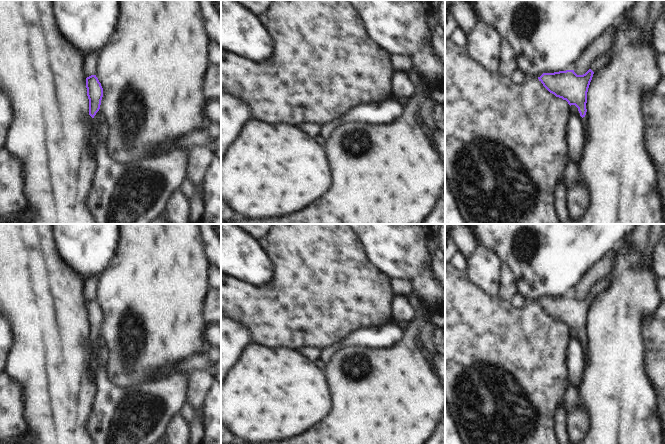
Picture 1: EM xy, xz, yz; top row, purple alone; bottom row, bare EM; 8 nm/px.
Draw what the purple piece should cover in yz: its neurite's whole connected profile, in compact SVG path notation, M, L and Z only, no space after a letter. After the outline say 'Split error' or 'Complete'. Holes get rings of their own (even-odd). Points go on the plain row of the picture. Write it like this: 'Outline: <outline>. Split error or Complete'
Outline: M608 275L599 280L591 288L591 292L583 299L577 299L574 294L559 295L554 297L543 297L538 301L543 310L556 321L566 324L568 328L575 329L582 341L583 354L585 356L585 367L589 355L588 342L585 340L587 333L587 316L593 298L611 286L613 276Z. Split error

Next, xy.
Outline: M96 299L86 302L87 320L89 323L89 339L94 342L100 333L103 312Z. Complete

